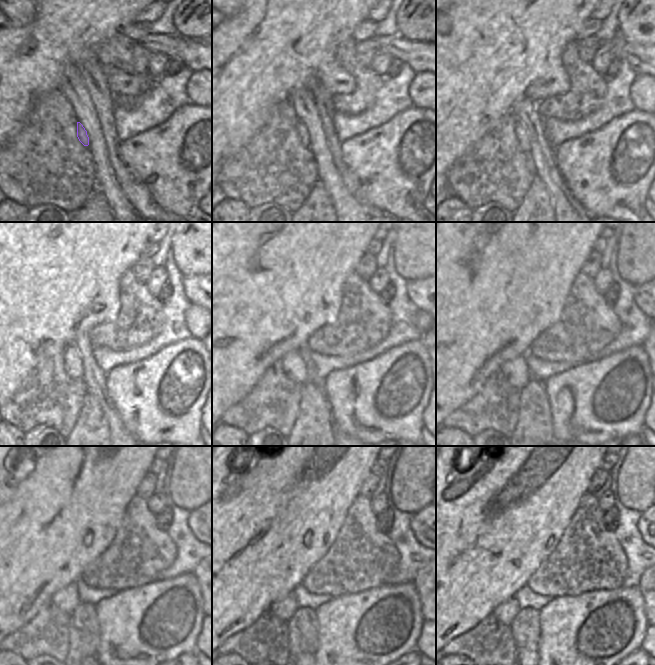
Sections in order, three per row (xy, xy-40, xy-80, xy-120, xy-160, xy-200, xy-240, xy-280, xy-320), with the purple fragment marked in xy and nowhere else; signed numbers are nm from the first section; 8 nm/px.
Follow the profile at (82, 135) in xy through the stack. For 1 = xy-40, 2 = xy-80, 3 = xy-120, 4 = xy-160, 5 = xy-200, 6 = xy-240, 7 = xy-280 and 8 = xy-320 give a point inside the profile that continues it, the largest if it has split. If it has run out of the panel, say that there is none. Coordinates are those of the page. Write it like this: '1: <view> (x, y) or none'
1: xy-40 (302, 131)
2: xy-80 (520, 130)
3: xy-120 (71, 358)
4: xy-160 (293, 364)
5: xy-200 (515, 371)
6: xy-240 (66, 599)
7: xy-280 (284, 609)
8: xy-320 (505, 613)

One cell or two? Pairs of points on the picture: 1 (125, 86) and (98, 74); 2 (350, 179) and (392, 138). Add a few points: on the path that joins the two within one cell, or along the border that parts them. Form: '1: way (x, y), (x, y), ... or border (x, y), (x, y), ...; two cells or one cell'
1: border (102, 66), (105, 72), (106, 84), (114, 96); two cells
2: border (341, 154), (342, 160), (360, 183), (361, 196); two cells

